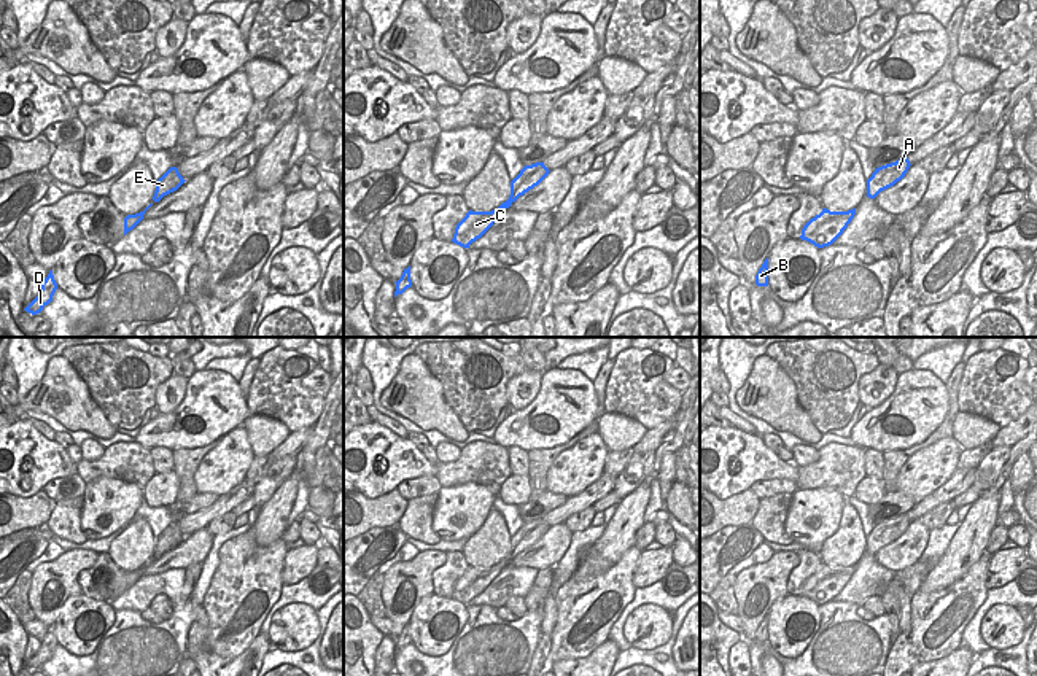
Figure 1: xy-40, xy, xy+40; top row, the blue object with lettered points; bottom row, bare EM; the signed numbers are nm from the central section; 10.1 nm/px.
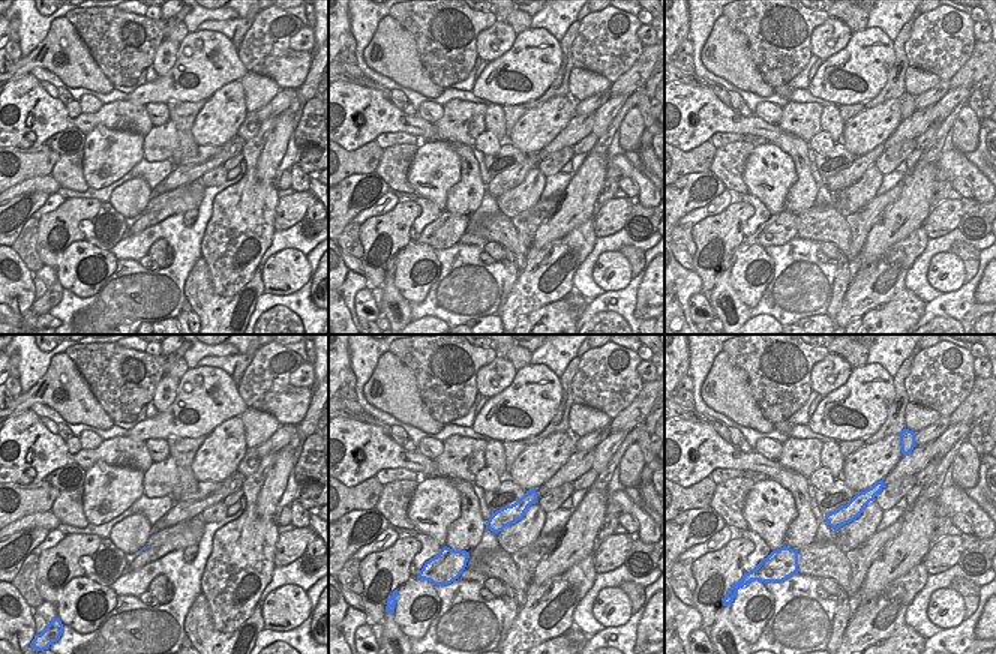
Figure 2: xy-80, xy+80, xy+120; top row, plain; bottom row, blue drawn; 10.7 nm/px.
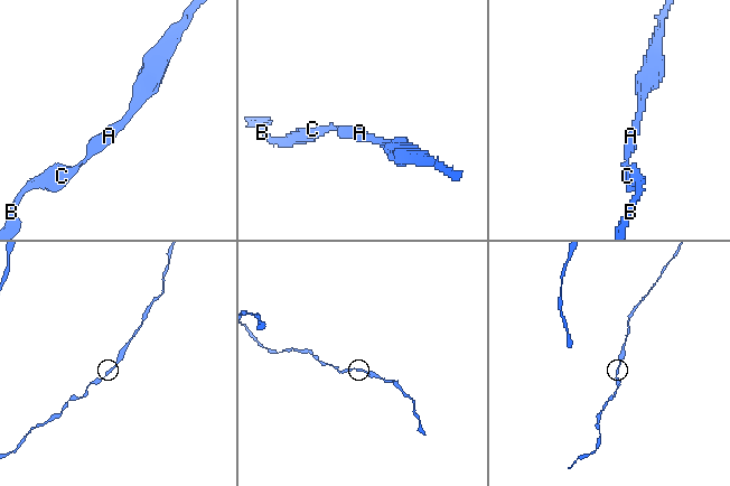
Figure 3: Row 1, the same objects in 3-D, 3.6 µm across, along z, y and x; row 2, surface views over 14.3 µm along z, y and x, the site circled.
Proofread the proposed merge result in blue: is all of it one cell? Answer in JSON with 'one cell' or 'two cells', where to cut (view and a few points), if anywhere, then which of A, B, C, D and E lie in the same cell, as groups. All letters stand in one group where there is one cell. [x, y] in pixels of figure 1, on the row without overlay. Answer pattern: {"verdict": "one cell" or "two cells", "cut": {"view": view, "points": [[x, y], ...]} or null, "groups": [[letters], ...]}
{"verdict": "one cell", "cut": null, "groups": [["A", "B", "C", "D", "E"]]}

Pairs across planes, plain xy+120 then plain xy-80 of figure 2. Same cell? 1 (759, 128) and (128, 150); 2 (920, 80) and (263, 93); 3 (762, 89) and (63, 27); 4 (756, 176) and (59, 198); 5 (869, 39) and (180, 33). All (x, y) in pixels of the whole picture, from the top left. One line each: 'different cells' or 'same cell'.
1: different cells
2: same cell
3: same cell
4: different cells
5: different cells

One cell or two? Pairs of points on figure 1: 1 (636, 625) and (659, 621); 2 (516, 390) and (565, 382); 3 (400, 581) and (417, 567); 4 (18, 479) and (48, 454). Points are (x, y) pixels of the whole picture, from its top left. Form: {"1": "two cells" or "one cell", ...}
{"1": "one cell", "2": "two cells", "3": "one cell", "4": "one cell"}

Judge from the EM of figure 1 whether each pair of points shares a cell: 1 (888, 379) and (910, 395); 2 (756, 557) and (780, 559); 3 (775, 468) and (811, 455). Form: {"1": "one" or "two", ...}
{"1": "two", "2": "two", "3": "two"}

